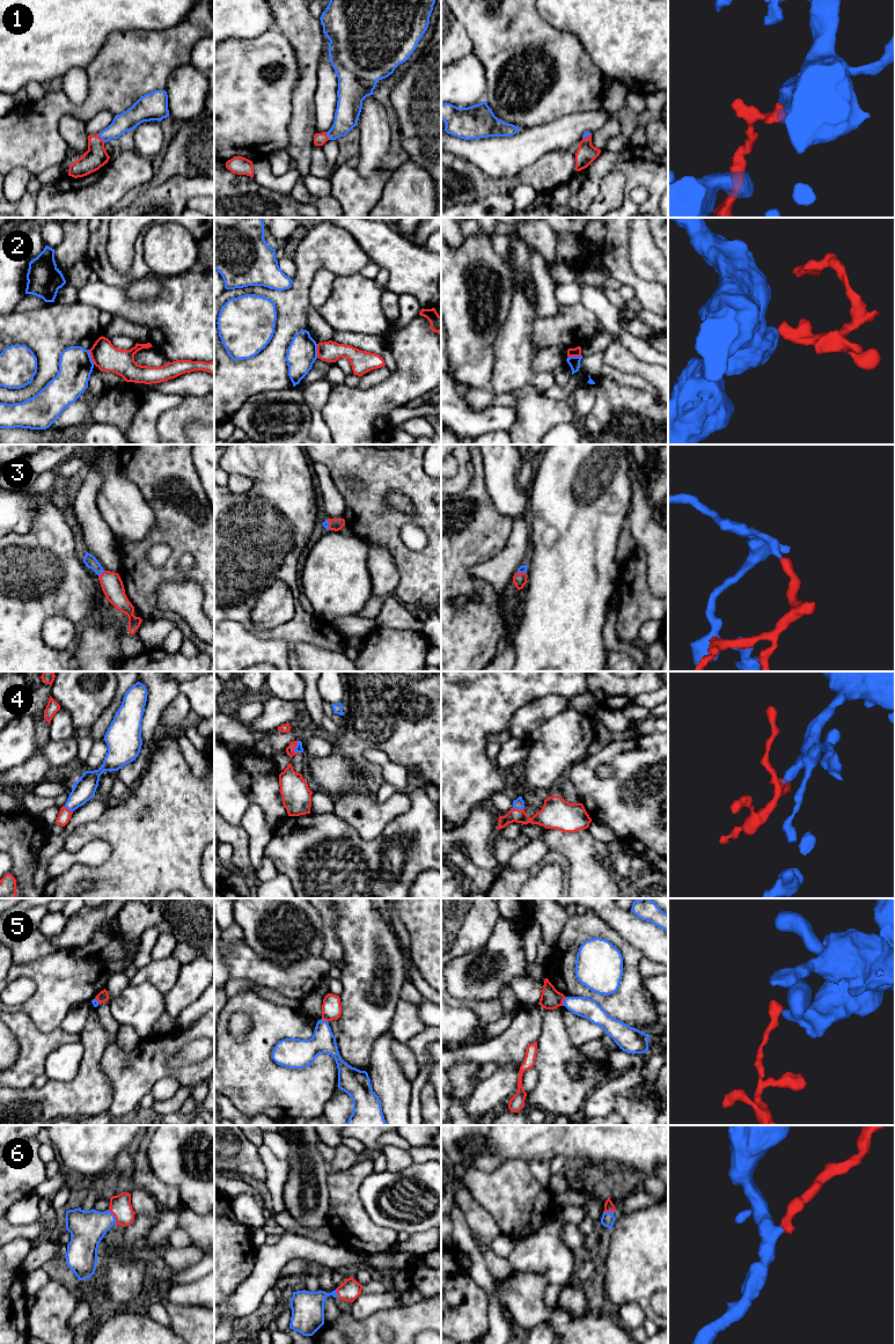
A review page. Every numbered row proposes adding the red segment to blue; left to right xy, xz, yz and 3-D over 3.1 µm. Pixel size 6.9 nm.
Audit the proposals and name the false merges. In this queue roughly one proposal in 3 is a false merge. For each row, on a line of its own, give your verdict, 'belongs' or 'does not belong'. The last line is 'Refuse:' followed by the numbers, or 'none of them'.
1: belongs
2: does not belong
3: belongs
4: belongs
5: does not belong
6: belongs
Refuse: 2, 5

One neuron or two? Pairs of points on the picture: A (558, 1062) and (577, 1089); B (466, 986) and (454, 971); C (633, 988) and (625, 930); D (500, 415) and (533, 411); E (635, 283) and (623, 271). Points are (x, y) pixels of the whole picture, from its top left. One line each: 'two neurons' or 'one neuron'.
A: one neuron
B: one neuron
C: two neurons
D: two neurons
E: one neuron

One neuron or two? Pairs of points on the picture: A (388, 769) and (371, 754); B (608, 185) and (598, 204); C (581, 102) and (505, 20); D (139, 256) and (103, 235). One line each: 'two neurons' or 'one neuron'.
A: one neuron
B: one neuron
C: one neuron
D: one neuron

